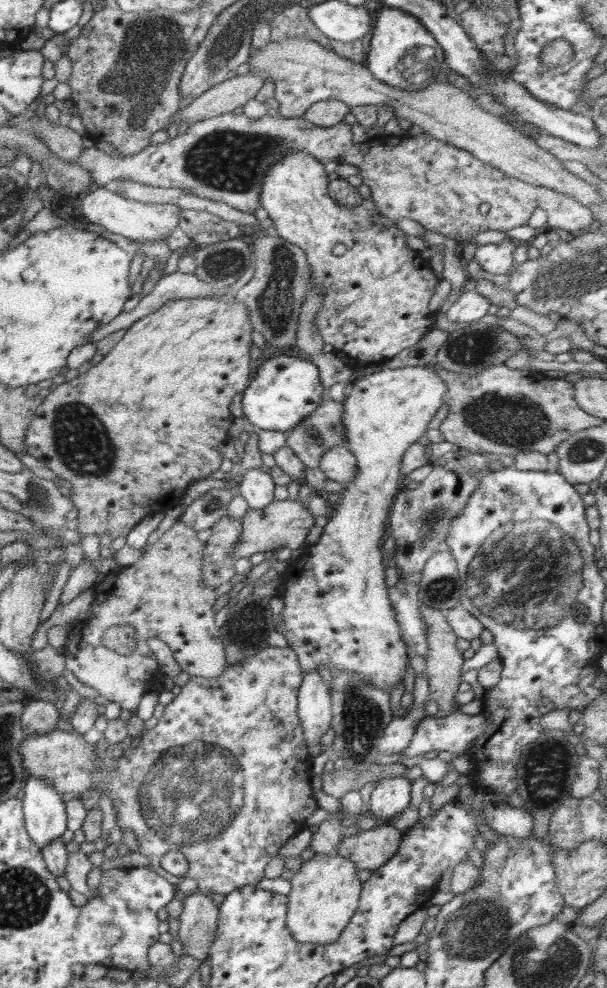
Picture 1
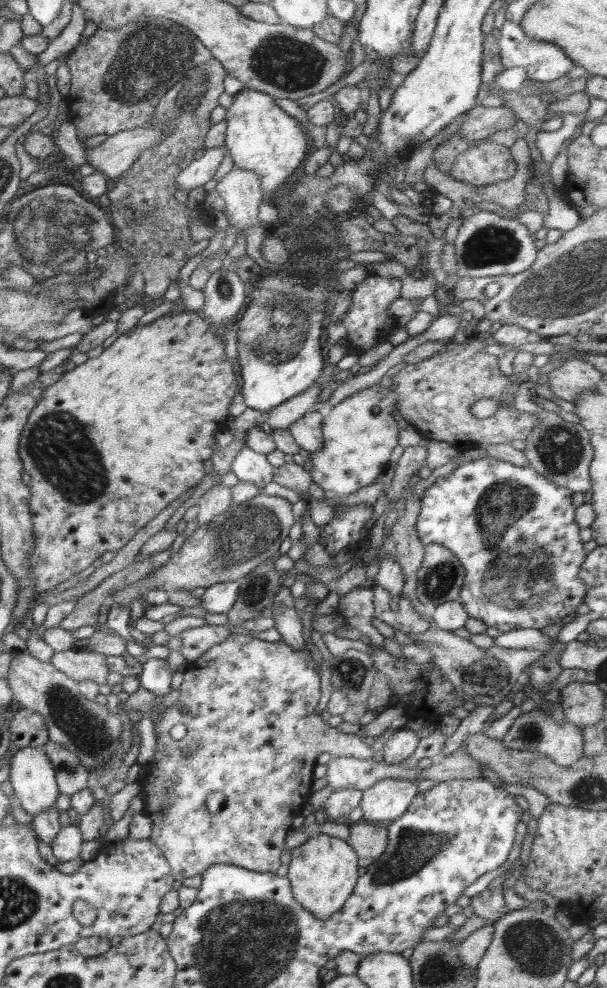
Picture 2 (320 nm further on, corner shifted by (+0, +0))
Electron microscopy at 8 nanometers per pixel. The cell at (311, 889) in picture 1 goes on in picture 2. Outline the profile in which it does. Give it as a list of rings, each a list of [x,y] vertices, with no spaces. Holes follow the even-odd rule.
[[[321,833],[291,850],[291,862],[286,877],[290,881],[294,900],[304,910],[323,921],[334,912],[342,910],[342,906],[354,892],[358,868],[356,851],[347,842]]]

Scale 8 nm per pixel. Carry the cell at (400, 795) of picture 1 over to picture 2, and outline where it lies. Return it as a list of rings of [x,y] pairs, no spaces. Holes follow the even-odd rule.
[[[402,778],[379,780],[362,794],[362,820],[394,821],[400,818],[417,796],[417,784]]]

